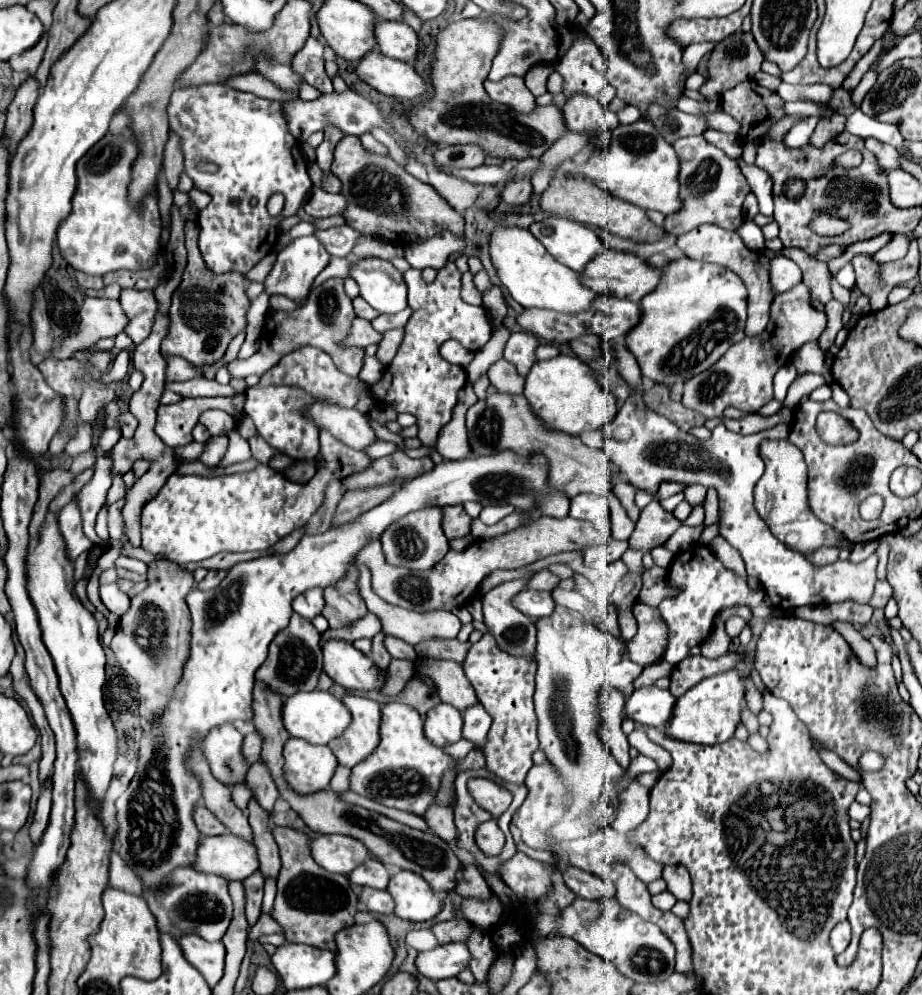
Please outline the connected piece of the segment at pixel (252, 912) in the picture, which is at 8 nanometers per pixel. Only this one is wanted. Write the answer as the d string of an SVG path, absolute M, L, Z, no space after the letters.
M260 871L244 879L244 887L246 887L246 917L250 925L256 925L256 921L262 915L262 895L264 895L264 877L260 875Z

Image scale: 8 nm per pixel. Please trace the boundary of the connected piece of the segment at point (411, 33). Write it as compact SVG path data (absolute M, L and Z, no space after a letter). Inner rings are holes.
M384 21L376 25L376 41L382 55L392 59L404 61L414 65L416 63L416 49L418 49L418 35L416 31L400 21Z

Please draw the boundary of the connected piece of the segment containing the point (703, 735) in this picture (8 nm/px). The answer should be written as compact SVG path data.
M732 669L724 675L704 679L688 693L684 693L676 703L676 715L672 715L672 723L664 729L670 737L690 743L702 743L702 745L714 745L722 743L730 737L734 737L736 727L742 723L742 709L746 707L746 687L744 677Z

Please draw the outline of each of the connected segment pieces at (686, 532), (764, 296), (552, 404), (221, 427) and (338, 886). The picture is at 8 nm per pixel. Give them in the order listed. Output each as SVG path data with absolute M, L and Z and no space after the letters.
M704 523L698 525L698 527L686 527L686 525L682 525L682 527L670 537L670 541L666 543L666 547L668 547L672 553L678 553L678 551L684 551L684 549L692 547L694 543L698 543L704 527L706 527Z
M700 225L694 231L688 231L684 235L678 237L680 251L696 261L704 261L704 263L716 263L722 265L730 271L734 271L746 285L748 289L748 321L746 321L746 336L754 337L761 334L770 321L770 303L772 303L772 293L770 293L770 285L768 285L768 267L770 261L766 255L758 255L758 251L750 251L742 239L738 237L738 233L734 231L726 231L722 227L716 225Z
M572 355L536 361L536 367L528 373L524 397L530 401L536 415L548 423L548 427L570 435L578 435L588 429L602 429L616 417L618 411L616 397L602 387L596 371Z
M210 409L210 411L204 411L198 419L200 425L204 425L210 435L226 435L232 427L236 427L236 421L234 417L230 417L228 413L220 411L220 409Z
M274 827L272 833L282 857L272 917L282 925L290 943L306 943L312 947L336 951L336 933L354 925L354 915L358 913L358 895L352 891L346 877L324 871L312 859L312 839L304 831L296 831L292 827Z

